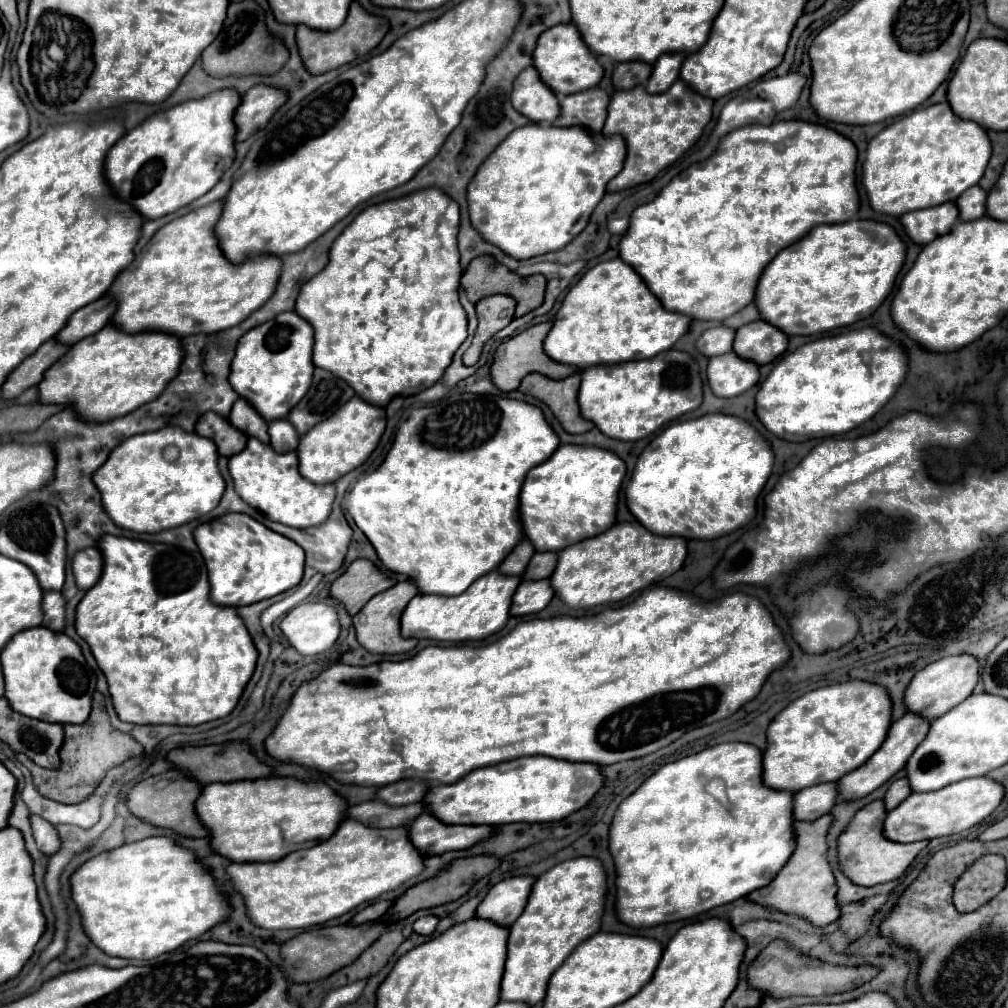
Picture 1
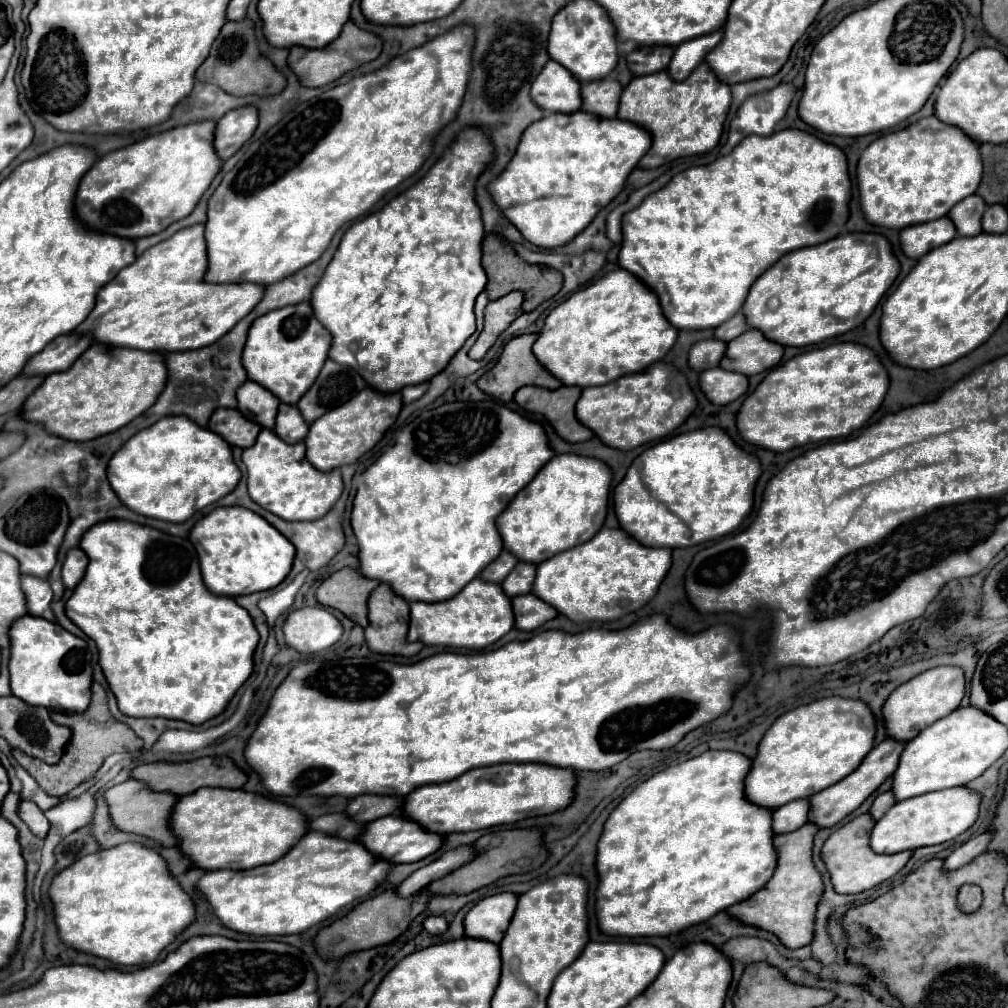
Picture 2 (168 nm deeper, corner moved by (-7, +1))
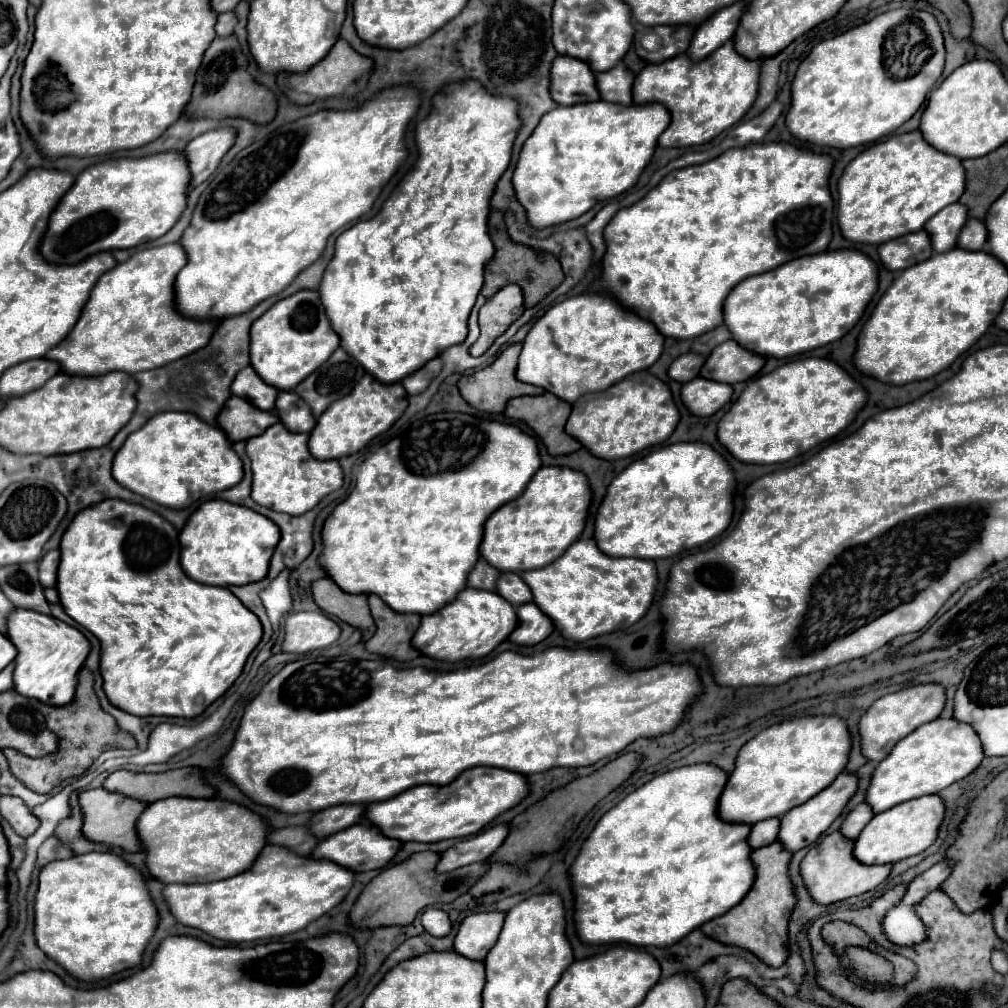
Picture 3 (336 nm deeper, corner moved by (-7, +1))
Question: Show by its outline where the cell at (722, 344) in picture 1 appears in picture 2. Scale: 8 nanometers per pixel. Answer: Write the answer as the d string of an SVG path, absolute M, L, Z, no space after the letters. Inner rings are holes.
M701 340L697 342L687 356L687 364L691 370L709 370L715 368L723 356L725 350L725 342L721 340Z

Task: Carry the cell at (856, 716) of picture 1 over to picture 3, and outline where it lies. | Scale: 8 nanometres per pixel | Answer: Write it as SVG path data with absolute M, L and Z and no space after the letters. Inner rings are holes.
M837 714L801 716L765 728L741 748L735 770L719 798L719 816L743 824L783 816L831 786L849 762L851 746L853 738L847 722Z

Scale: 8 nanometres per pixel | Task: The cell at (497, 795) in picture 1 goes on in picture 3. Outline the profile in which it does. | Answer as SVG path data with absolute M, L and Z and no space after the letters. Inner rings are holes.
M477 766L465 770L459 778L455 778L447 786L415 786L409 788L407 792L379 804L369 804L367 806L367 820L375 826L381 828L381 832L389 838L397 838L401 842L439 842L445 838L465 838L471 834L477 834L483 830L489 822L493 822L499 814L511 810L517 806L521 800L525 800L529 794L529 782L527 776L503 768L487 768L487 766Z

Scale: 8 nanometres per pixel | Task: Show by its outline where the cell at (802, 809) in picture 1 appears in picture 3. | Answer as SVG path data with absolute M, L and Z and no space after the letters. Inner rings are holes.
M767 818L763 822L753 824L753 830L749 834L751 848L763 848L763 844L775 842L779 836L779 826L781 826L779 818Z

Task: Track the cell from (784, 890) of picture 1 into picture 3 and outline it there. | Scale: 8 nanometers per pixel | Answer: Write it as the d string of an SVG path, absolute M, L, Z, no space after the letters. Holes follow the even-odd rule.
M773 842L769 846L753 850L751 858L757 866L757 878L755 878L753 888L735 908L731 908L723 916L717 916L717 918L705 922L701 926L701 930L719 942L743 946L743 948L755 952L769 966L779 968L789 956L789 950L787 950L789 918L797 904L795 886L789 878L791 856L793 856L793 852L787 850L781 842Z

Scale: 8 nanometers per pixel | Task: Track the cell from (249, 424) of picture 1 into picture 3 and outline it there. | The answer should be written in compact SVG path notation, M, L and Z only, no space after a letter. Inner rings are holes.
M251 366L243 368L243 372L237 374L237 378L231 384L231 392L239 398L249 400L259 410L273 410L275 398L279 394L277 388L265 384Z

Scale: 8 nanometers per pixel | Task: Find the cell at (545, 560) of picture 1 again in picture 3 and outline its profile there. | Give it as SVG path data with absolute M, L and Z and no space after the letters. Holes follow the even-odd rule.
M501 572L497 582L497 594L503 596L513 606L531 602L531 590L517 572Z

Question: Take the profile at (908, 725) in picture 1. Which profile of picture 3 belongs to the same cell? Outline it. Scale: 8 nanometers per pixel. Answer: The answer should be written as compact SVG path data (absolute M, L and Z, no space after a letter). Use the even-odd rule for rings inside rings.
M847 770L841 772L829 788L821 790L817 796L813 796L805 804L795 806L785 816L781 816L779 842L783 842L785 848L791 848L795 852L801 850L801 848L805 848L805 846L809 846L809 844L813 844L841 816L841 812L845 810L847 802L855 796L857 788L859 788L859 776L855 772L847 772Z

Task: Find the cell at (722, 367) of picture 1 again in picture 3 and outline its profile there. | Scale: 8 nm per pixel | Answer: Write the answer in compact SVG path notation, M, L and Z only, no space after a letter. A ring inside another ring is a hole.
M697 376L681 388L681 400L695 416L711 416L733 396L733 388L723 382Z

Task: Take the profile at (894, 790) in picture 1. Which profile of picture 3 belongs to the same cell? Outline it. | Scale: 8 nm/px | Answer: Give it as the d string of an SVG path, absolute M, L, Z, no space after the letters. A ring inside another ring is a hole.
M863 802L863 804L855 806L855 808L849 812L849 816L845 818L845 822L843 822L843 826L841 826L841 832L843 832L847 838L857 838L857 836L861 834L861 830L867 826L867 822L869 822L873 816L875 816L875 814L873 814L871 806L869 806L867 802Z

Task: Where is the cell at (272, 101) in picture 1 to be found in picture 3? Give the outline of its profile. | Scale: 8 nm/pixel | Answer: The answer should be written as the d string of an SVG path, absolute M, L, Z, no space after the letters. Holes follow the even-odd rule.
M221 126L215 130L209 130L197 138L193 138L187 148L183 150L189 160L191 170L191 188L205 182L219 166L221 158L231 150L235 144L237 130L231 126Z

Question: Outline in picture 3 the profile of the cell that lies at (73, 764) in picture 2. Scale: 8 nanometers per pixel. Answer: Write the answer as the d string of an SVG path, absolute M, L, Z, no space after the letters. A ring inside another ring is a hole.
M83 668L79 672L79 686L77 686L77 696L71 704L67 706L47 706L39 700L31 700L33 708L39 708L47 720L47 726L59 736L59 750L57 754L45 756L45 758L27 758L25 754L21 754L15 748L5 748L3 754L9 760L11 772L23 782L27 784L31 790L41 792L41 794L49 794L53 788L57 788L61 784L61 780L65 778L77 778L83 776L89 766L105 752L111 750L115 746L121 744L123 738L129 738L129 734L125 734L119 724L115 722L115 718L111 718L107 712L103 712L95 690L93 690L93 674Z

